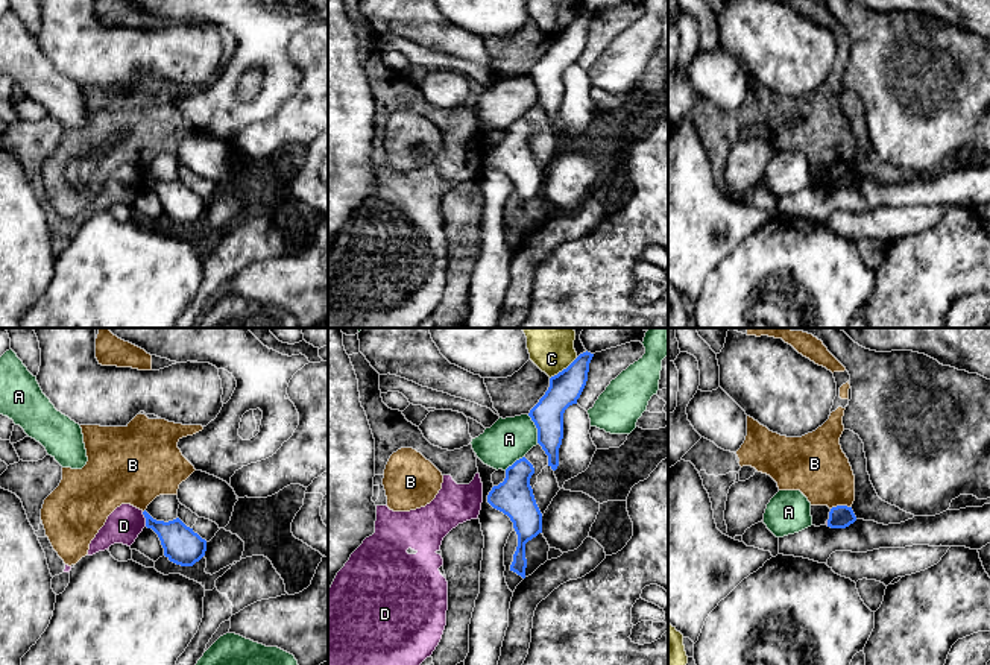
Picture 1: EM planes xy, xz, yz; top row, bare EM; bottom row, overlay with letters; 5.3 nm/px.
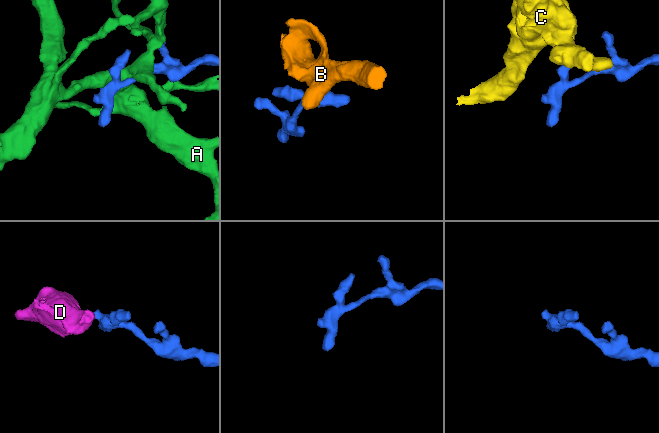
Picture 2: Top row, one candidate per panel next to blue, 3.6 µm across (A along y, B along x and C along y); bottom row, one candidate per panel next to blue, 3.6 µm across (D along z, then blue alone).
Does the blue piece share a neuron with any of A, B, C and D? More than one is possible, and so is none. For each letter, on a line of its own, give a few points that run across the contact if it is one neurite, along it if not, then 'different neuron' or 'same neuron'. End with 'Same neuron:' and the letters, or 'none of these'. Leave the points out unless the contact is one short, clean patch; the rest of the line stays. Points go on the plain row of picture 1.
A: different neuron
B: yz (851, 166), (834, 166), (831, 169) | different neuron
C: different neuron
D: xy (141, 172), (146, 185) | different neuron
Same neuron: none of these

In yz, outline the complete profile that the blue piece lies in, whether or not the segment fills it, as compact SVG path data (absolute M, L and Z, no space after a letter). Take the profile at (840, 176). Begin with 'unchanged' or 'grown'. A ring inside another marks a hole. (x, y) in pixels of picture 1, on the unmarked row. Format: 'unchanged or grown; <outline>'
unchanged; M837 165L829 172L828 187L831 188L846 188L856 181L852 167Z

